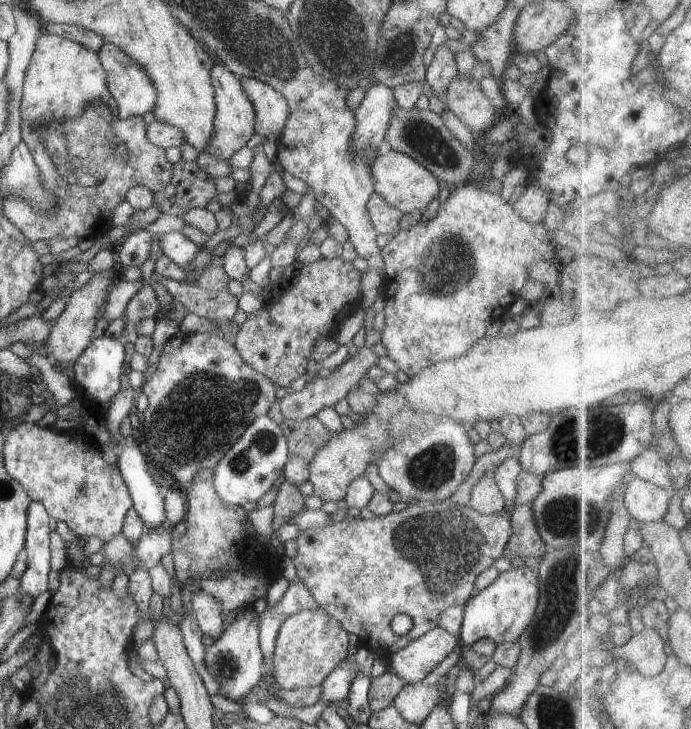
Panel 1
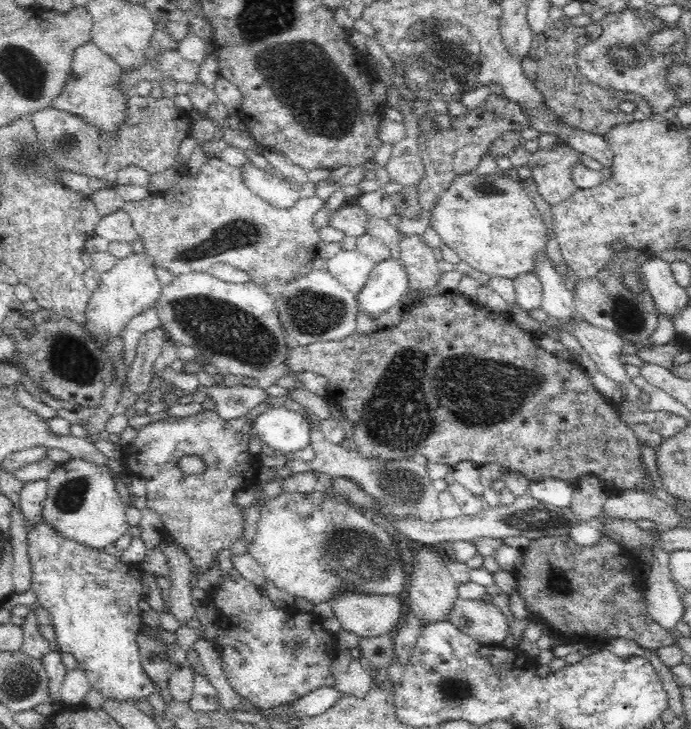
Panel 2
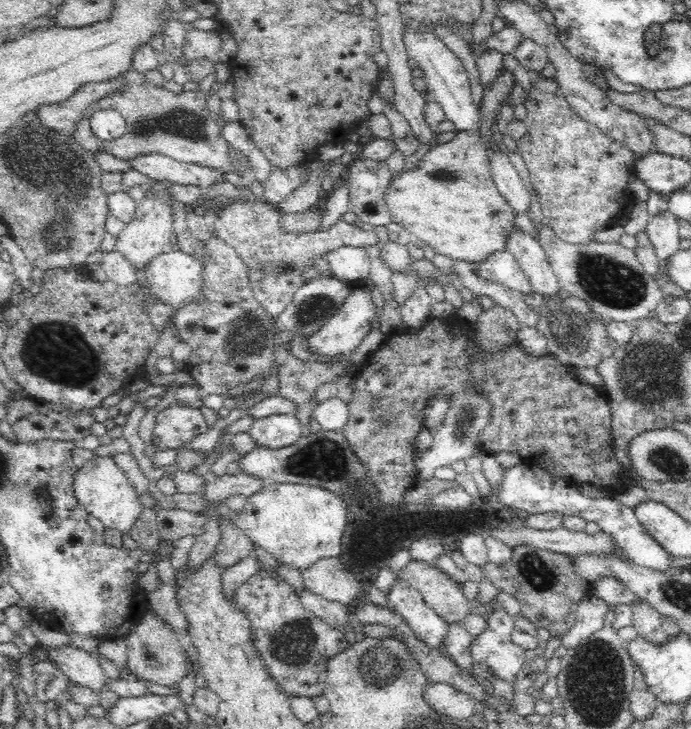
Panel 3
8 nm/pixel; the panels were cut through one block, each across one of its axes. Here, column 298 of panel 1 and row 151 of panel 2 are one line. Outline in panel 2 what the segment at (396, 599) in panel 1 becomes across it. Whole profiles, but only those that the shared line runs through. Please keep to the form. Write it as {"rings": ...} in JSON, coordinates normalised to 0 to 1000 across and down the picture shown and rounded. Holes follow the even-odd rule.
{"rings":[[[810,189],[805,191],[797,206],[779,204],[770,210],[763,225],[768,230],[774,261],[796,281],[825,272],[838,259],[825,233],[834,225],[842,225],[842,218],[836,215],[834,204]]]}

